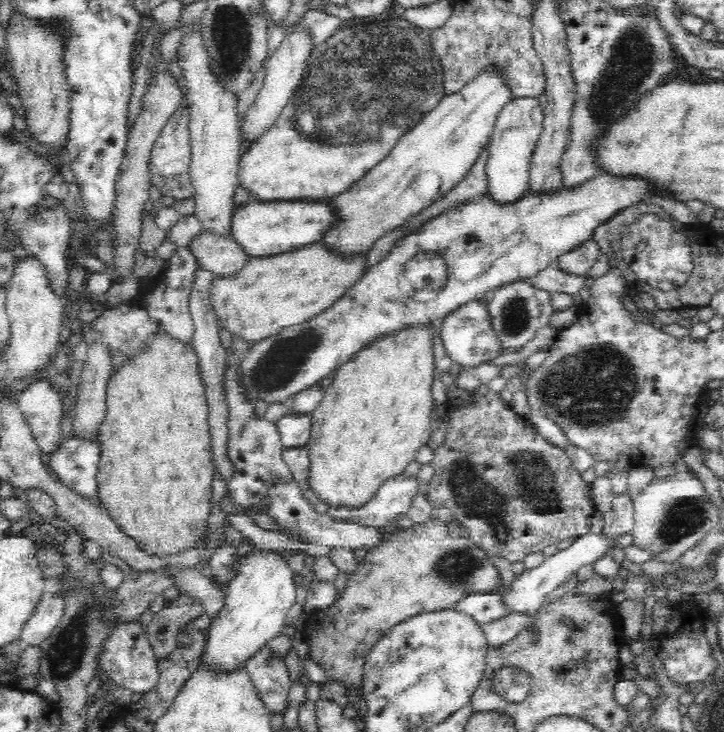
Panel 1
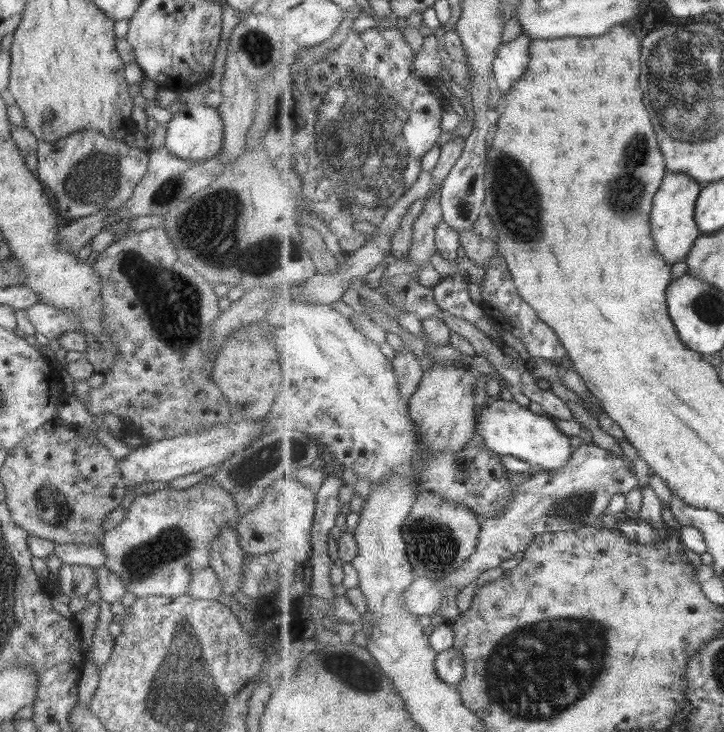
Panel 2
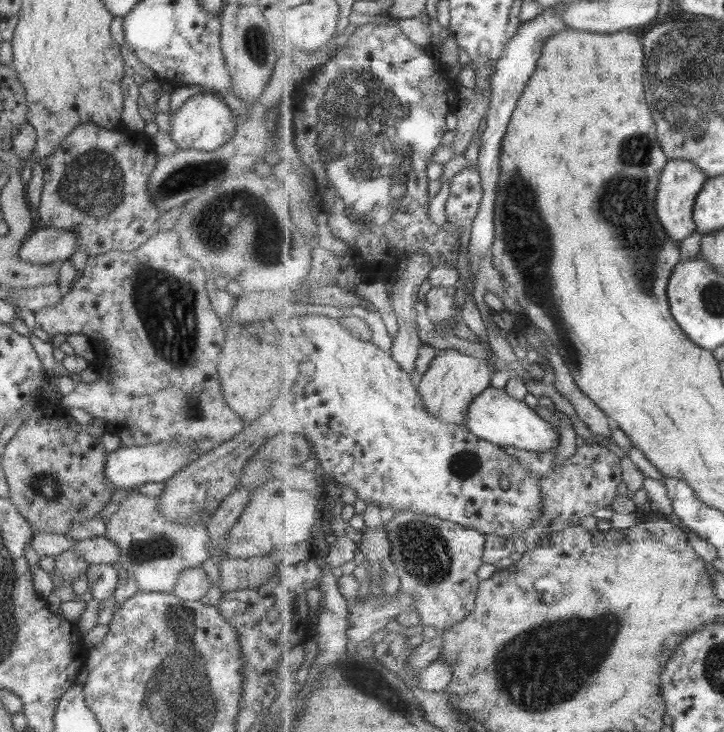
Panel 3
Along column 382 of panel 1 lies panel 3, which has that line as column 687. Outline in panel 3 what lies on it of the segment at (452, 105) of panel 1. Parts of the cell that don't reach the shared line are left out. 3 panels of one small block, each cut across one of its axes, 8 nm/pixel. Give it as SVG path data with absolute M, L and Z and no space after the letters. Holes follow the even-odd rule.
M669 159L668 164L665 165L661 175L656 209L660 221L674 241L681 242L689 234L697 231L694 208L708 177L708 174L699 165L687 159Z

